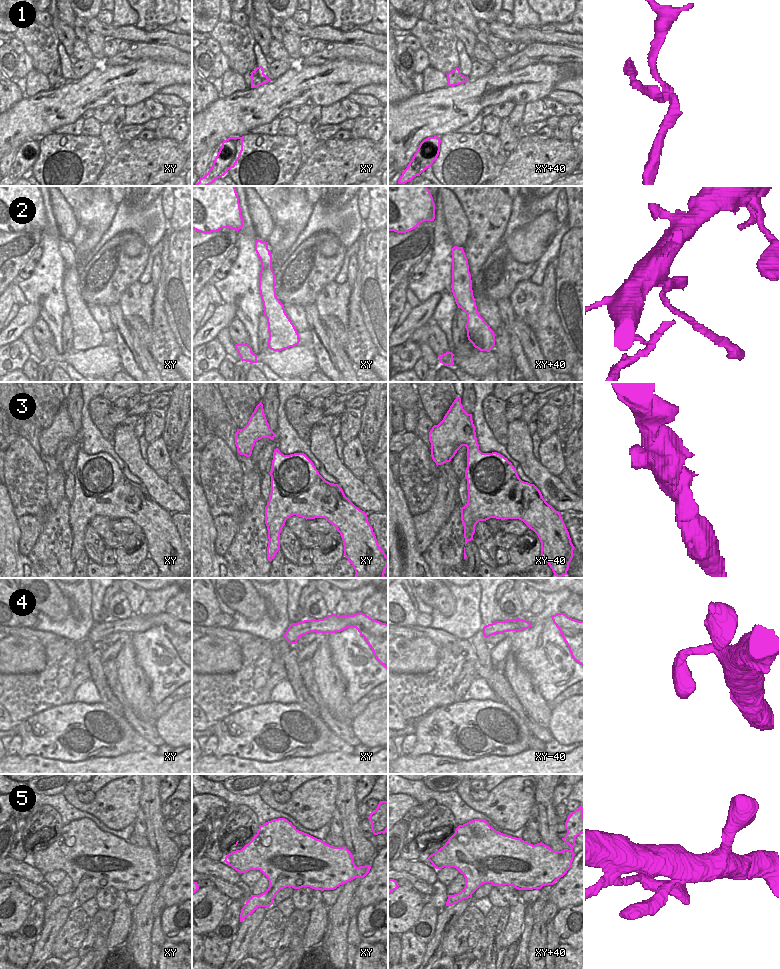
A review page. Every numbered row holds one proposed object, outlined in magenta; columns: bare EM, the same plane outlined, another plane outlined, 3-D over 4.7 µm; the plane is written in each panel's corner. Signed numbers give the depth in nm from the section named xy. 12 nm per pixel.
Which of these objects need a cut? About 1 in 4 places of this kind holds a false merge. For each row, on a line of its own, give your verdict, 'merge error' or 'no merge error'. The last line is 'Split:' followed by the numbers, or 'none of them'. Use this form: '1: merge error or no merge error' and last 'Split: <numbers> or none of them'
1: merge error
2: merge error
3: no merge error
4: no merge error
5: no merge error
Split: 1, 2

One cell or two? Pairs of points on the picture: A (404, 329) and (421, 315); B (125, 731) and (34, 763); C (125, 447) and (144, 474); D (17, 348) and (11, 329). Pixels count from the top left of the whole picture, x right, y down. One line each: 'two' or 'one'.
A: one
B: two
C: one
D: two

